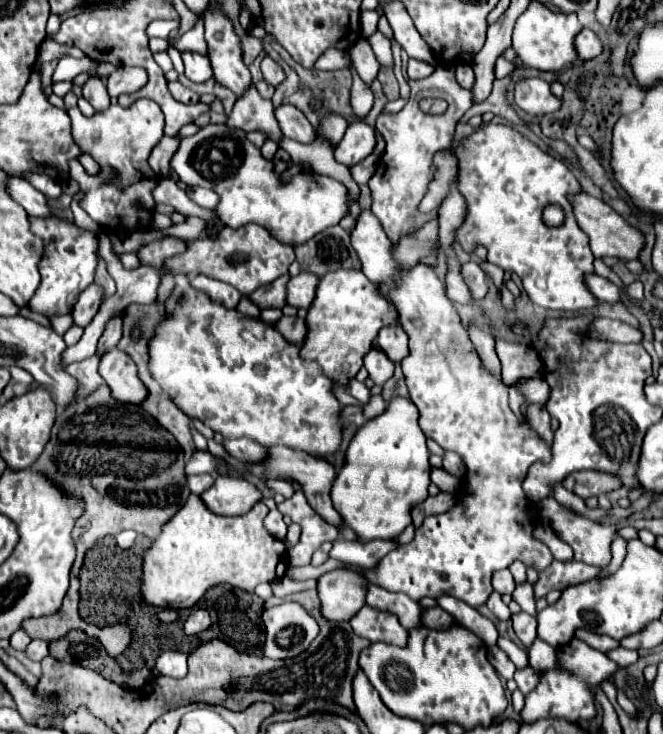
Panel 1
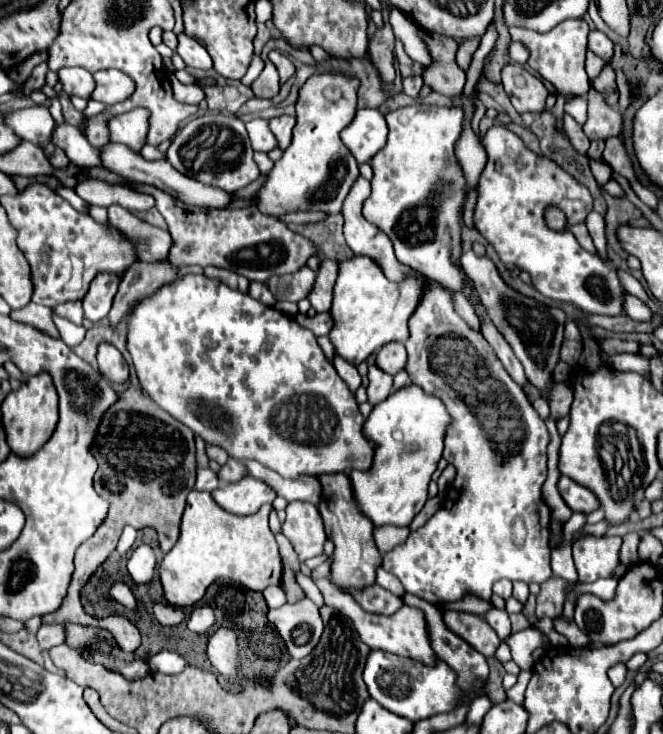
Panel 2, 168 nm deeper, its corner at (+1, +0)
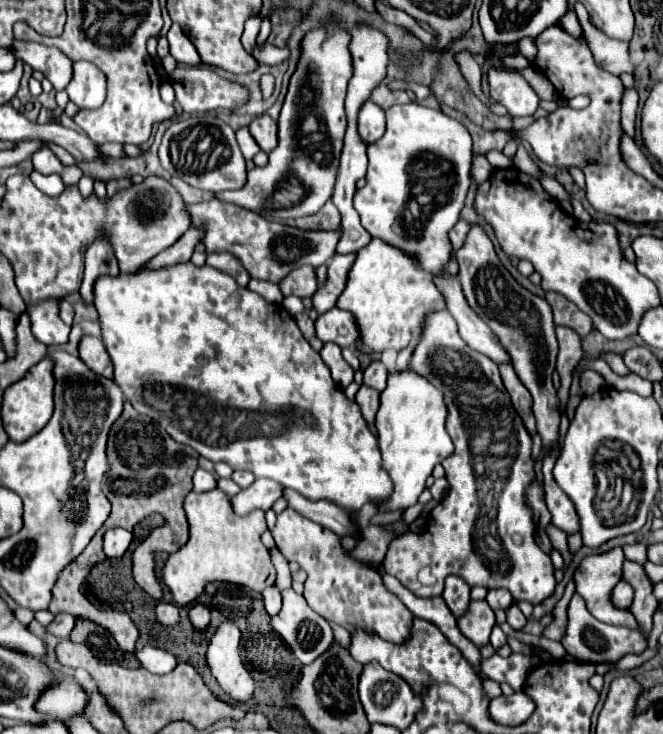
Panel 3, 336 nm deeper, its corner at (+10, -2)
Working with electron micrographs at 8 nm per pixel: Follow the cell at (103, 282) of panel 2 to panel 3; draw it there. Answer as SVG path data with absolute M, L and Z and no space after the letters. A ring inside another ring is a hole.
M99 235L85 253L85 275L81 283L81 295L85 301L93 301L93 279L97 275L119 275L113 247L105 235Z

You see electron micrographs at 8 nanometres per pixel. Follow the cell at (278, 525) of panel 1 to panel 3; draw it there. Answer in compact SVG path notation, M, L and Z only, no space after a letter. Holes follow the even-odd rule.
M285 589L281 591L281 597L283 597L283 609L277 617L271 619L273 623L273 629L287 641L287 645L291 647L291 651L295 653L295 657L307 665L307 663L313 663L317 657L321 657L325 651L331 649L333 641L335 641L335 635L333 635L333 629L331 625L327 623L327 619L323 619L319 613L315 613L303 595L297 595L293 589Z

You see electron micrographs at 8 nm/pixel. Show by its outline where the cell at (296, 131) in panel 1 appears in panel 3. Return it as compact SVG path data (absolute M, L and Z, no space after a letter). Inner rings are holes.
M259 115L249 123L249 131L261 151L271 153L277 147L277 123L269 115Z

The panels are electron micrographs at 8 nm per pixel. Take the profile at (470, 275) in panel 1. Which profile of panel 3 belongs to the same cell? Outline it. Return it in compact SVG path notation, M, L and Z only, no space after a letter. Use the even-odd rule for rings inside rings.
M471 225L467 239L463 243L461 249L455 251L457 255L457 263L459 263L459 283L463 287L465 299L471 305L471 309L497 333L497 337L501 339L503 347L509 351L509 355L513 355L513 367L515 373L519 375L521 383L529 389L531 397L533 397L533 415L537 419L537 433L541 435L541 443L543 443L543 451L549 453L553 447L559 447L559 397L557 391L551 383L551 375L555 371L555 361L557 361L557 339L555 339L555 323L553 323L553 315L551 315L551 307L549 303L527 291L525 287L521 287L513 275L503 267L501 259L495 253L495 247L491 243L491 239L487 237L485 229L481 225Z

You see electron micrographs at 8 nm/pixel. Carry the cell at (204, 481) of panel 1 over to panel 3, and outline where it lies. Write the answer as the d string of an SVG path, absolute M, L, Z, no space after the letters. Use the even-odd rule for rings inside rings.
M197 469L195 477L193 477L193 491L203 493L203 491L211 491L217 487L217 477L205 469Z

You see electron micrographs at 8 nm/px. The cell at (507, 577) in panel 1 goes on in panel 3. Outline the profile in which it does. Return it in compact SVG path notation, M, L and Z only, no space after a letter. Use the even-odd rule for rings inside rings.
M489 591L487 593L487 601L493 609L507 609L513 605L513 595L509 595L509 591Z

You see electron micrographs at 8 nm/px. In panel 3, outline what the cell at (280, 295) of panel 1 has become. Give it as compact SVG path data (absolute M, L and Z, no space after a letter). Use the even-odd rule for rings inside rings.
M311 265L293 269L287 275L287 279L283 279L279 283L283 295L287 297L293 293L297 297L311 297L317 291L317 277L313 273L315 273L315 267L311 267Z

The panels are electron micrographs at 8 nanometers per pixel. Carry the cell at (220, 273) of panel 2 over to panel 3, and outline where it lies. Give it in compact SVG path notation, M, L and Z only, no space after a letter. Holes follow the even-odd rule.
M219 251L219 253L209 253L207 255L207 265L217 267L219 271L229 271L229 275L233 275L233 279L237 279L237 283L241 287L247 287L249 283L249 271L239 263L239 259L235 259L233 255Z

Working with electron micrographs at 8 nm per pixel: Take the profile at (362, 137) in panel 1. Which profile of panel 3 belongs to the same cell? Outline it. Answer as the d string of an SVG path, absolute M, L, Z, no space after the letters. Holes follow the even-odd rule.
M367 101L359 111L359 133L367 143L381 139L385 133L385 111L373 101Z

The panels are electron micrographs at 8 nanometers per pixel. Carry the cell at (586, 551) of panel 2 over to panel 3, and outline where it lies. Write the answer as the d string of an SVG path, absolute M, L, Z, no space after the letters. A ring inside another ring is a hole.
M615 547L607 553L601 553L601 555L587 555L581 561L579 569L575 571L575 589L585 599L589 613L593 617L597 617L599 621L609 623L609 625L623 625L623 627L629 627L629 629L639 629L637 619L633 617L633 613L629 609L617 609L611 603L613 587L621 581L621 575L623 575L623 561L625 561L625 553L623 553L621 547Z

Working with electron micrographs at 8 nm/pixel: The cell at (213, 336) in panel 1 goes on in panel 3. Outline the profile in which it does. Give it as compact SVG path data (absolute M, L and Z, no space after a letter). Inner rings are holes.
M191 261L177 263L173 267L161 267L161 269L139 269L135 273L119 273L117 277L101 275L95 279L93 285L93 305L99 313L101 323L101 339L107 347L107 353L115 367L115 383L121 387L127 401L139 411L141 415L151 417L155 423L159 423L177 443L193 447L201 457L213 461L213 463L227 463L235 471L245 469L251 471L255 477L267 477L283 487L295 489L303 497L311 501L331 501L339 505L345 511L359 513L365 503L371 503L373 507L379 507L389 499L393 493L393 481L387 475L387 471L381 467L381 455L377 447L377 439L369 431L357 403L345 397L343 389L337 387L331 379L329 369L325 367L321 355L311 349L311 345L301 335L295 319L277 303L267 303L259 293L249 291L247 287L239 287L237 281L209 265L197 267Z

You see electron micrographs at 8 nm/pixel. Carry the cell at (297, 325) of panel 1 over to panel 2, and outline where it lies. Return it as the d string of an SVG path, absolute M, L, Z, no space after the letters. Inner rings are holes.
M316 313L314 317L308 317L308 315L296 315L294 317L298 325L302 325L304 329L312 331L316 337L320 335L326 335L328 329L330 329L330 313Z

